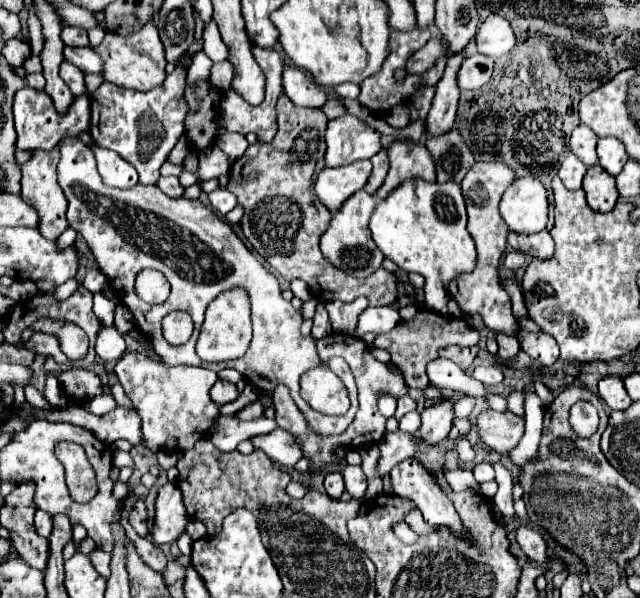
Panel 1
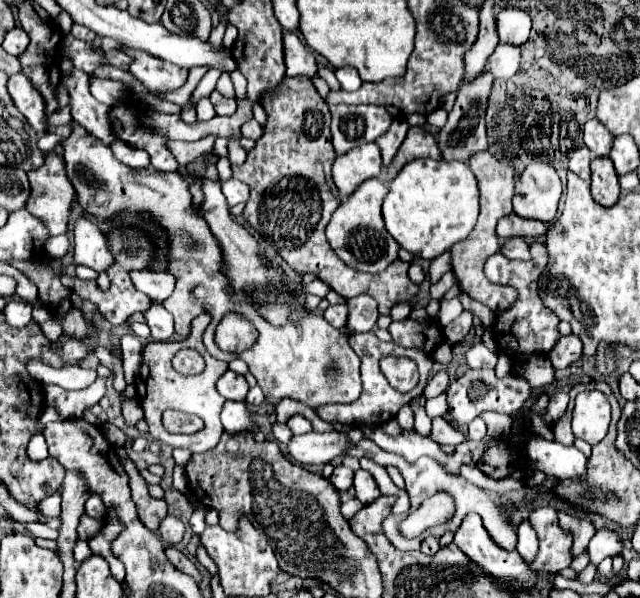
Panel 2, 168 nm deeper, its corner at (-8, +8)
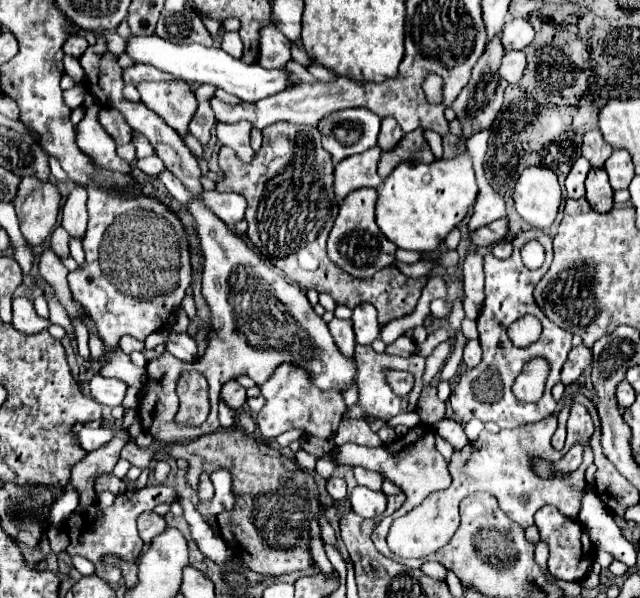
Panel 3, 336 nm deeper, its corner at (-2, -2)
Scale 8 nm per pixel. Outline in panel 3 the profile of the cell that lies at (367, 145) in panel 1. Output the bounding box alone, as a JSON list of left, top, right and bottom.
[318,108,380,164]

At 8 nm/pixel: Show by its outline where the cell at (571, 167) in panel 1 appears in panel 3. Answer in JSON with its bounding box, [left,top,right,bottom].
[566,158,590,198]

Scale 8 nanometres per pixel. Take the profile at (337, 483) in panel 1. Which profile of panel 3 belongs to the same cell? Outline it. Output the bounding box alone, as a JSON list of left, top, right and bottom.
[326,478,346,500]

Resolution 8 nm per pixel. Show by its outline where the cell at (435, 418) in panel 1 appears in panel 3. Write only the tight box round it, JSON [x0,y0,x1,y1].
[450,230,572,428]

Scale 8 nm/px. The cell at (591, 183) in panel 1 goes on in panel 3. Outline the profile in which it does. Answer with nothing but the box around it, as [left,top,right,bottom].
[586,168,614,212]

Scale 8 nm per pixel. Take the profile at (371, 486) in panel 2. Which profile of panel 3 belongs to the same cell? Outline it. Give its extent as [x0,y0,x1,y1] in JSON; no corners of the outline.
[350,486,388,518]

